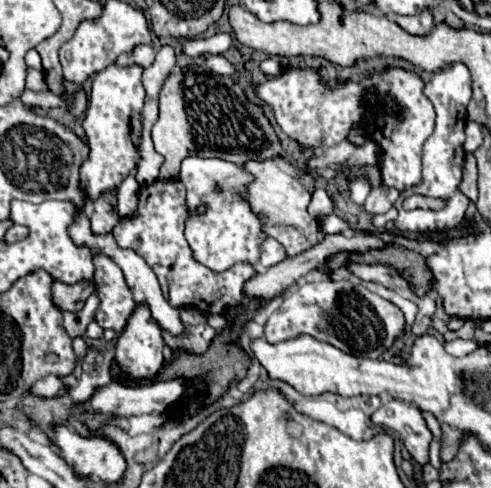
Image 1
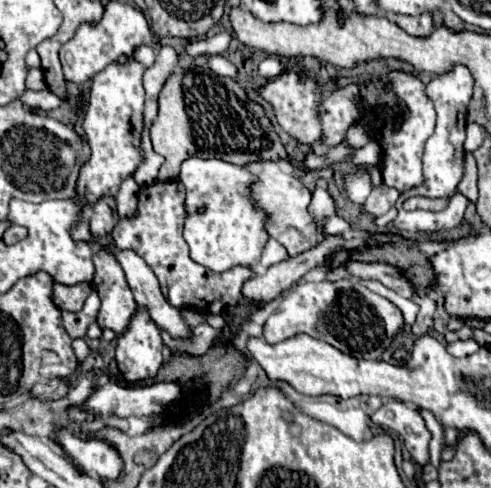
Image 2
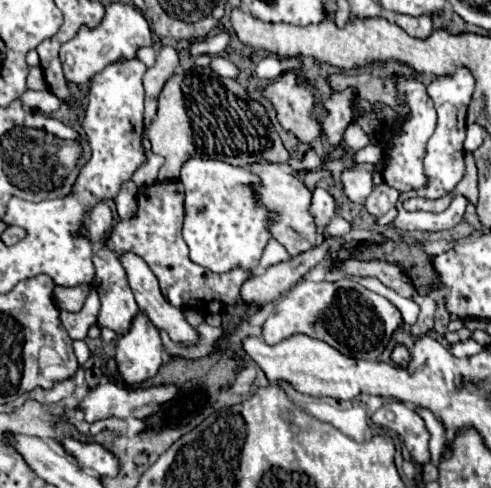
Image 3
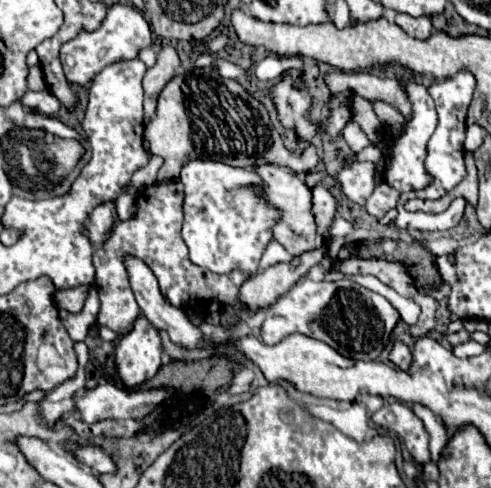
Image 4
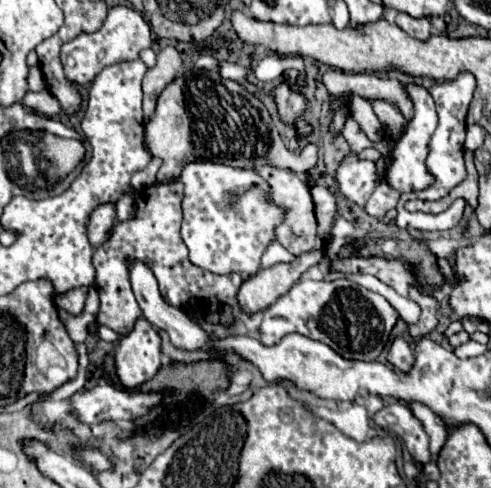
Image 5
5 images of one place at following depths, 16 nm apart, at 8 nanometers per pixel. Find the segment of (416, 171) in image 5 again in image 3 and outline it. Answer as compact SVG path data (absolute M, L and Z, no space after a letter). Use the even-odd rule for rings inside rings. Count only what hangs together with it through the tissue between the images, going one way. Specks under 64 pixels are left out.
M396 78L400 92L406 96L408 104L410 104L410 118L406 118L406 122L402 124L400 132L394 134L390 132L388 126L382 126L382 136L380 142L386 144L386 156L384 156L384 182L392 188L396 188L398 192L410 192L416 188L422 188L428 178L424 176L424 148L426 148L426 140L432 136L434 128L436 128L436 110L432 104L432 98L426 94L426 86L420 84L414 78Z

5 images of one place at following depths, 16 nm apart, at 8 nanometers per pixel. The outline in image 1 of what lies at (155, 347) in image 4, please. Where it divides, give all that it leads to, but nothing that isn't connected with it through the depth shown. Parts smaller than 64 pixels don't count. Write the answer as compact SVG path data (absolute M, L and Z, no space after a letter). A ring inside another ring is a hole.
M138 306L134 310L134 314L130 316L126 330L116 338L116 362L118 362L120 370L132 382L154 378L158 374L162 362L164 362L162 350L164 350L164 340L162 340L160 326L152 320L146 306Z

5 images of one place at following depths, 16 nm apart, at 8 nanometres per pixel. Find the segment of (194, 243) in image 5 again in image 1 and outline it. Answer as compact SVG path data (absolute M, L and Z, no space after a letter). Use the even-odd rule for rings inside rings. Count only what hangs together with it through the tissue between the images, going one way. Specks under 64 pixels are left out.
M188 156L182 162L180 182L186 186L186 206L190 212L198 206L206 206L206 212L192 214L186 220L184 236L192 248L192 258L214 272L224 272L240 262L256 266L260 260L260 246L268 236L262 230L260 214L254 214L252 206L244 198L246 186L252 182L252 174L244 172L242 166L220 158Z

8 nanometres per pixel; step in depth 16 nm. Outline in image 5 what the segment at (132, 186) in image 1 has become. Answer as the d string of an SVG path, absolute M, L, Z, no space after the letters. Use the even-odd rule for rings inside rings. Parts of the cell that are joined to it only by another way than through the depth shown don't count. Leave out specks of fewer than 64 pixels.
M122 196L118 200L118 204L116 204L116 216L118 216L118 220L120 222L128 220L128 218L132 218L132 214L134 214L134 198L132 196Z

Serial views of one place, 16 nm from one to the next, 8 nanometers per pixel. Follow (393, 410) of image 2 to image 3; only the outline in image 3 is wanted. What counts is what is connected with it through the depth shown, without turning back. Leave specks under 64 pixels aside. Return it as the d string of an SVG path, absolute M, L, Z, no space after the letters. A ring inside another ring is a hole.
M398 400L386 402L378 412L372 414L372 422L382 428L394 430L398 436L402 436L408 452L418 464L430 462L430 452L428 452L430 434L412 406Z

